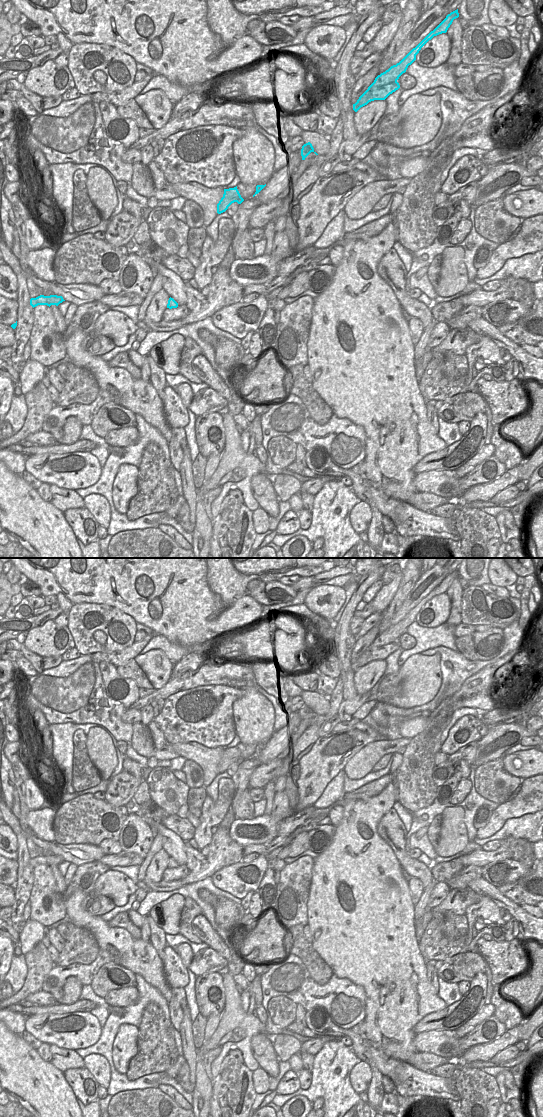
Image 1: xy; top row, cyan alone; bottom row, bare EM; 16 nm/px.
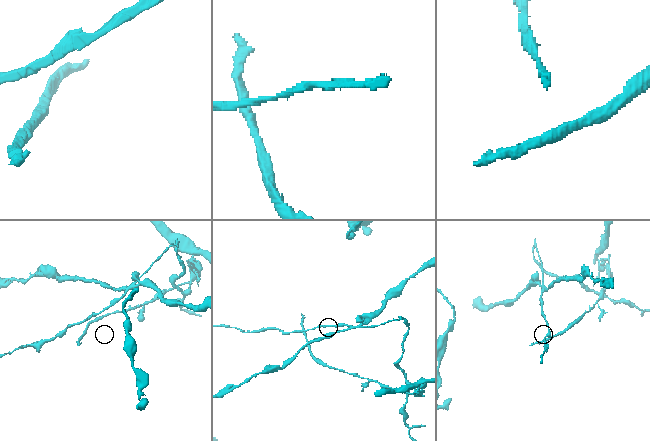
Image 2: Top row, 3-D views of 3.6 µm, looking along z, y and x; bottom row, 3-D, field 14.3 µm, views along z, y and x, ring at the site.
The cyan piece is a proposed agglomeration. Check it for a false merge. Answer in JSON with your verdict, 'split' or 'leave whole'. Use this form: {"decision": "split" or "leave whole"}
{"decision": "split"}

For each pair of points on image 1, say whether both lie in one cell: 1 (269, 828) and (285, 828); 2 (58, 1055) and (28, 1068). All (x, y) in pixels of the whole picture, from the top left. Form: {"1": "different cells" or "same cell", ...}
{"1": "different cells", "2": "different cells"}

